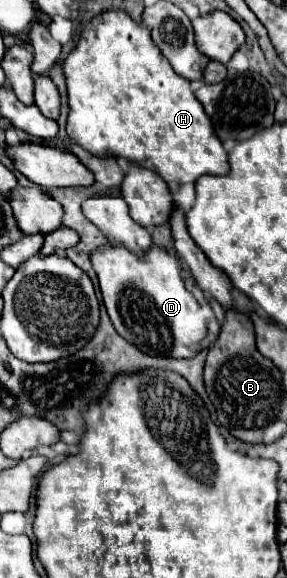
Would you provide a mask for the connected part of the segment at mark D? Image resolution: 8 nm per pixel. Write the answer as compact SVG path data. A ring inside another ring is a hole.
M115 245L111 249L101 249L91 255L93 269L99 277L99 287L103 293L103 301L107 307L107 313L113 321L113 327L117 333L127 339L131 345L135 345L141 353L151 357L173 357L173 359L191 359L205 347L213 345L213 341L219 337L219 323L215 321L215 315L209 307L209 301L203 297L203 293L191 293L195 283L191 279L191 273L187 267L167 251L153 245L151 253L145 255L145 259L139 259L137 255L129 255L127 249Z

